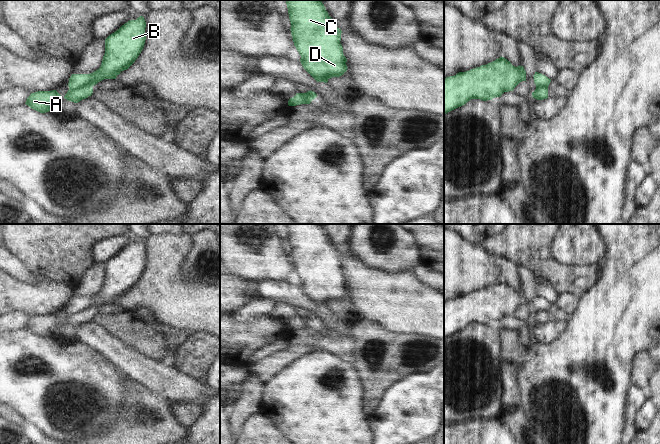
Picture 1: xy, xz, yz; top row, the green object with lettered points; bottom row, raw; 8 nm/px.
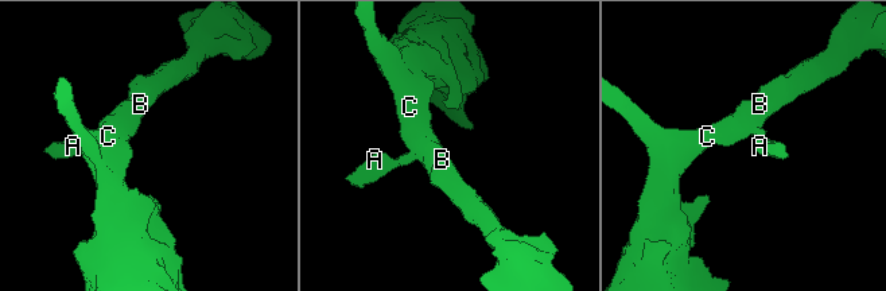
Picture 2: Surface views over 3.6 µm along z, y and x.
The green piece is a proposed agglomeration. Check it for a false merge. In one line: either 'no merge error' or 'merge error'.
merge error

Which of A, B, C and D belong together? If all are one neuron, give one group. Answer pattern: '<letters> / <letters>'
A / B C D

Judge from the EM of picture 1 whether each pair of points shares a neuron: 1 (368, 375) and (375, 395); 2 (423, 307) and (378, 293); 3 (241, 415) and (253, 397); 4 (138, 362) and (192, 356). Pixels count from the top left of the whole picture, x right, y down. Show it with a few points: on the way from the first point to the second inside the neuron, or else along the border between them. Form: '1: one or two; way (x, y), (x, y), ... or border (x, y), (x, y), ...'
1: one; way (373, 380), (374, 390)
2: one; way (412, 307), (389, 299)
3: one; way (241, 411), (250, 401)
4: two; border (172, 367), (195, 378)

